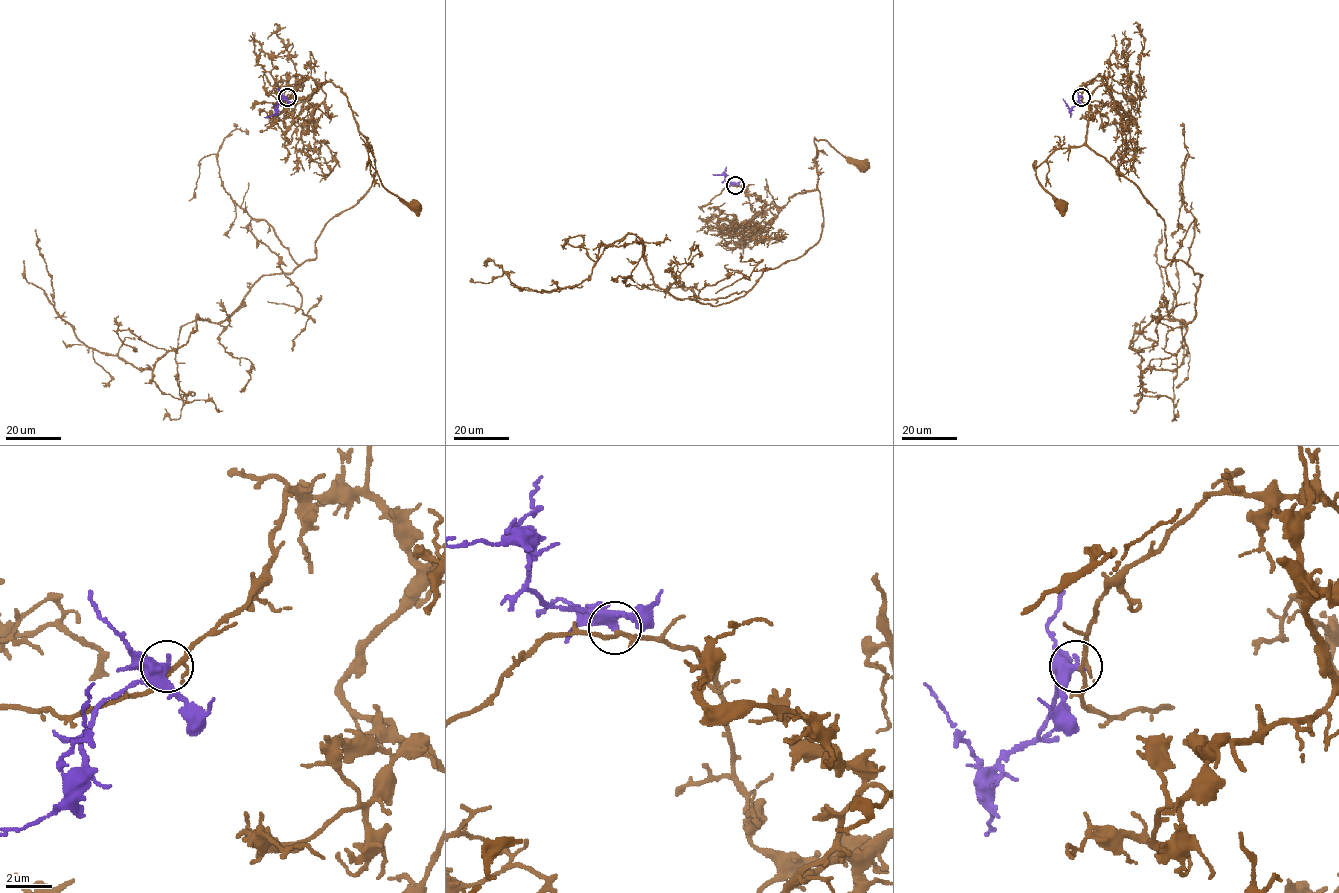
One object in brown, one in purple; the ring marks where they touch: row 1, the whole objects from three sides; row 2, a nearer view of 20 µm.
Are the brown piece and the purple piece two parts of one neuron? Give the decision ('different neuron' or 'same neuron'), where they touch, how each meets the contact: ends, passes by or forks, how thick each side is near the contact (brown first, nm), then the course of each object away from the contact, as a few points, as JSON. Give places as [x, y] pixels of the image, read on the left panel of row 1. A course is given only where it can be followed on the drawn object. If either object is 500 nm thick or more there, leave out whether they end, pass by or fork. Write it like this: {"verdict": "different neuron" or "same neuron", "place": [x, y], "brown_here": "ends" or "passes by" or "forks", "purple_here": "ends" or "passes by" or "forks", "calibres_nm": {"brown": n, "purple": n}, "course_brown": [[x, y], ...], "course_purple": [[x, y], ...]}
{"verdict": "same neuron", "place": [287, 97], "calibres_nm": {"brown": 150, "purple": 550}, "course_brown": [[287, 98], [301, 77], [338, 85], [369, 147], [366, 168], [369, 161], [381, 184], [415, 205]], "course_purple": [[287, 97], [279, 103], [276, 112], [264, 117]]}

